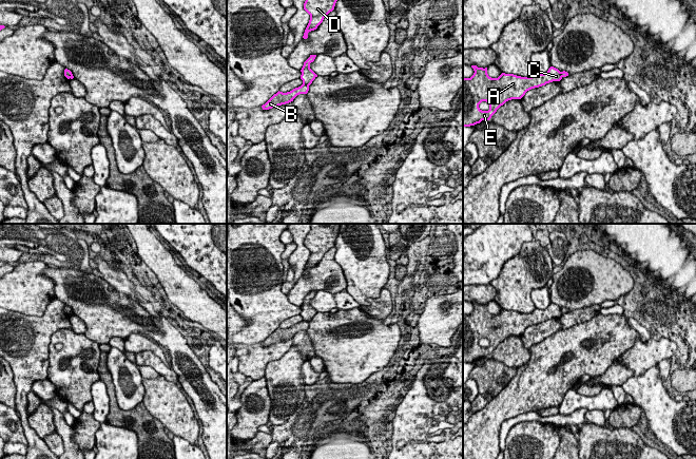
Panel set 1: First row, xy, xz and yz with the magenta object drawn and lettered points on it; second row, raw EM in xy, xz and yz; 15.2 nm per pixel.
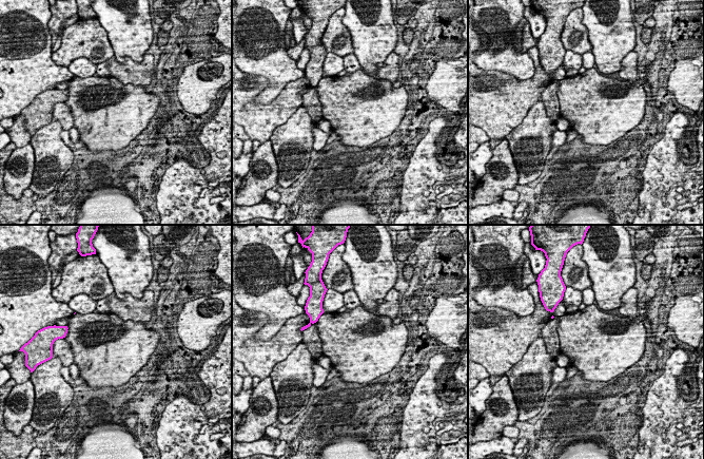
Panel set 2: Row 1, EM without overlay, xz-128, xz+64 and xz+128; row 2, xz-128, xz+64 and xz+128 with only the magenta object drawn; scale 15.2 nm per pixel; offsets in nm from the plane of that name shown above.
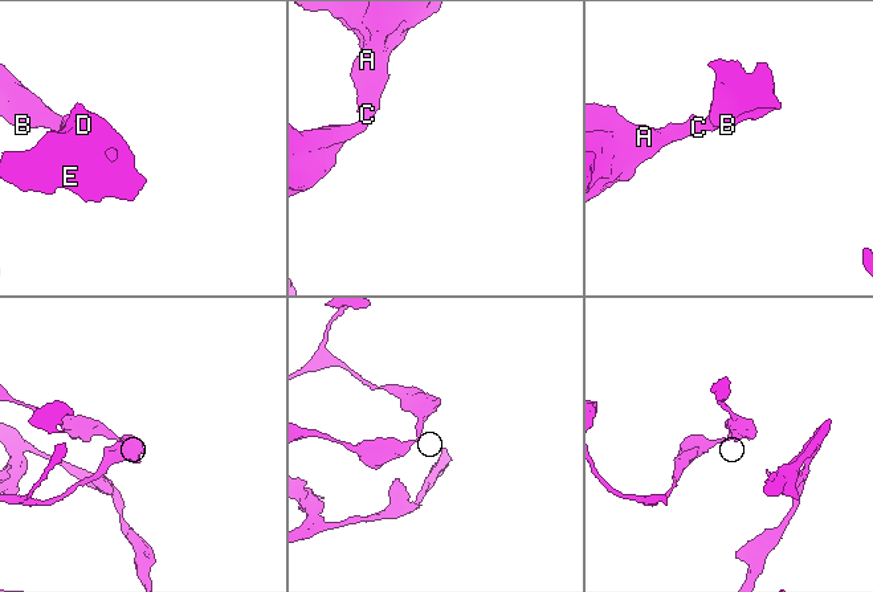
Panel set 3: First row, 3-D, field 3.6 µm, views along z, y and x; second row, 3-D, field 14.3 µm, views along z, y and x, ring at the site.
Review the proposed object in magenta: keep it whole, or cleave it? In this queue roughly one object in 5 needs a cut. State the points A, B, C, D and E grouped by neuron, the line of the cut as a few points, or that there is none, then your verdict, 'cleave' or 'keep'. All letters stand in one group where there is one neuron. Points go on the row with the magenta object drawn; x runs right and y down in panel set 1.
groups A C D E / B; cut xz (303, 82), (308, 85); cleave

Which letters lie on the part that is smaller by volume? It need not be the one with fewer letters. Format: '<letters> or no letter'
B

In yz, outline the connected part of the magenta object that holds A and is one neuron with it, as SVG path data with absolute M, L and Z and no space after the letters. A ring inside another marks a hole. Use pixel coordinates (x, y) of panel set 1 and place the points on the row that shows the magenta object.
M471 65L475 73L470 78L463 78L463 127L489 120L506 101L521 99L531 89L562 79L561 72L550 66L544 74L536 73L531 77L521 77L502 73L498 78L487 74L487 68ZM486 101L488 111L482 111L479 104Z

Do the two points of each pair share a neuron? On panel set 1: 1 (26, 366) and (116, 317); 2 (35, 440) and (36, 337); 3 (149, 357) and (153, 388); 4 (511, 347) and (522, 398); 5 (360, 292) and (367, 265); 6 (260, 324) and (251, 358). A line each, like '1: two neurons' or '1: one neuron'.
1: two neurons
2: one neuron
3: two neurons
4: two neurons
5: one neuron
6: two neurons

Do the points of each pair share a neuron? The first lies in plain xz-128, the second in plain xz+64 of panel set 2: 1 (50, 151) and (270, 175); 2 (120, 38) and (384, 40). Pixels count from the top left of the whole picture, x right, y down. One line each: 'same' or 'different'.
1: different
2: same

